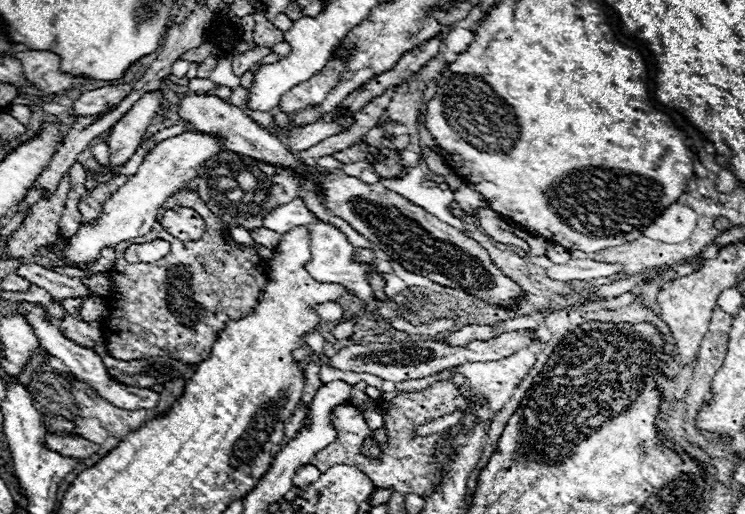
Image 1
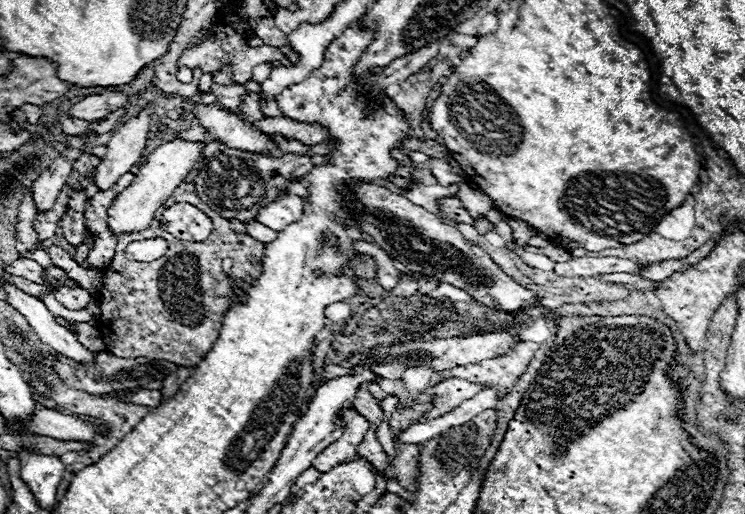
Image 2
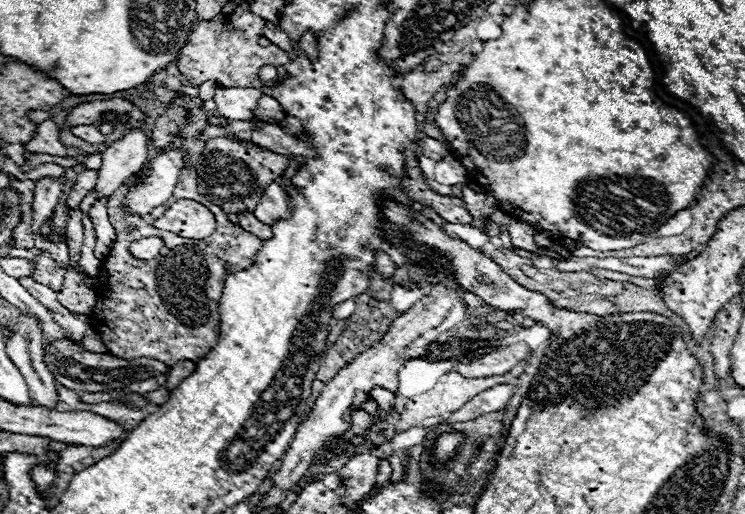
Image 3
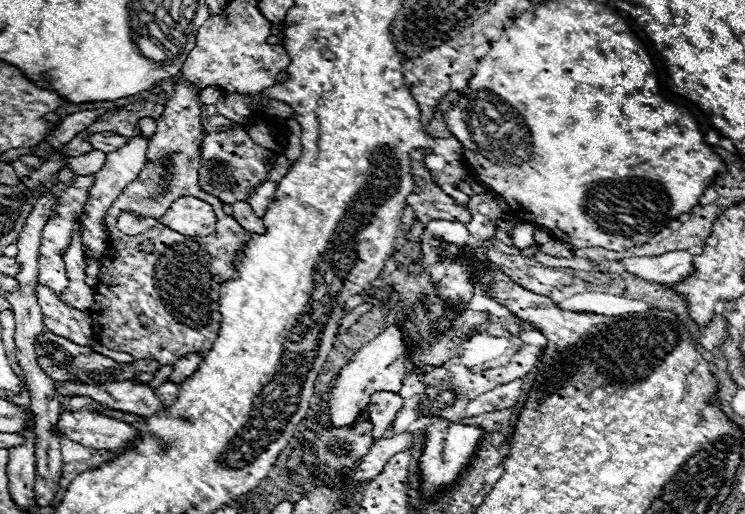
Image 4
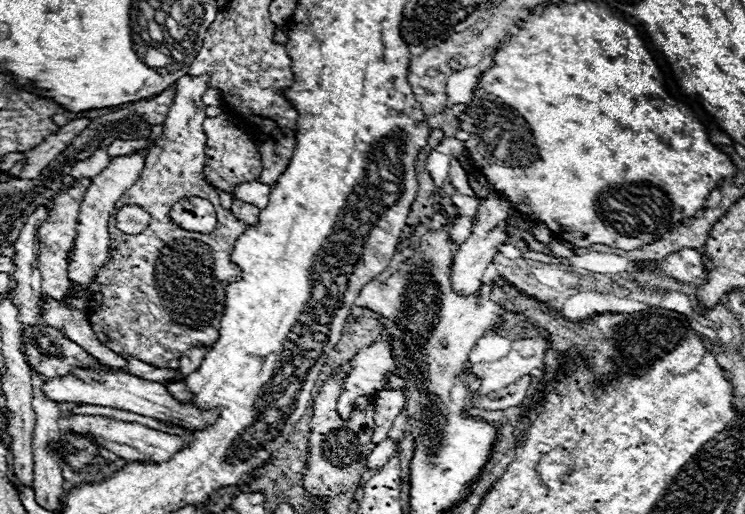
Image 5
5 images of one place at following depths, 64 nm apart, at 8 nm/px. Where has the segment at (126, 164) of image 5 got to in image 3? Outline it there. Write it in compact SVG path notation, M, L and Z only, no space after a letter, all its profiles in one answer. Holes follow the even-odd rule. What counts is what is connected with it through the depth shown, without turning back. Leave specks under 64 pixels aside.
M134 128L102 152L102 166L94 186L96 200L108 200L126 178L136 176L144 168L148 162L148 142L148 136Z

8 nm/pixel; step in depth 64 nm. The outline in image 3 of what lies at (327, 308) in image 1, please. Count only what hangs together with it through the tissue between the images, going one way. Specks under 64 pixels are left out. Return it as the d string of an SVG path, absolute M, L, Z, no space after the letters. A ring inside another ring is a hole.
M346 300L344 304L338 304L332 312L334 312L334 318L340 320L340 318L348 318L354 312L354 308L356 308L356 302L354 300Z

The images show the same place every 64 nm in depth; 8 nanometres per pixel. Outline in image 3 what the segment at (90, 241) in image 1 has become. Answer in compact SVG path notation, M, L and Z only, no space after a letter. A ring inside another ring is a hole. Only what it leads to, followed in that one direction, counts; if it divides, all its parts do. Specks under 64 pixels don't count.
M168 148L168 150L162 150L154 160L150 160L146 164L146 168L150 170L150 176L146 178L146 182L140 188L132 190L126 196L132 212L146 214L154 206L158 206L170 198L170 194L176 186L180 168L184 166L184 158L186 158L184 150Z

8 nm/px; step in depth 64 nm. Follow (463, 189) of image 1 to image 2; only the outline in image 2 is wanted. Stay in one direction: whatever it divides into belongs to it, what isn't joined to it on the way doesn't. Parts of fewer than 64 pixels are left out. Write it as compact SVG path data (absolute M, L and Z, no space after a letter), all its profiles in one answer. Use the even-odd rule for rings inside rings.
M466 182L460 184L460 190L458 190L456 198L460 198L462 206L470 212L470 216L472 216L474 220L480 220L480 216L482 216L484 212L488 212L488 210L494 208L492 198L484 196L480 190L474 190L474 188L472 188L470 184L466 184Z

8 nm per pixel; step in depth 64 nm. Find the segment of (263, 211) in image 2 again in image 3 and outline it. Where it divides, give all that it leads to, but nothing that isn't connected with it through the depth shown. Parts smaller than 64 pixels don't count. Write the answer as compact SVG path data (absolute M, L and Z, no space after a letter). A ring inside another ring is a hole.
M272 182L268 184L268 188L264 190L264 196L260 196L260 204L254 210L254 216L264 222L264 224L272 224L276 218L286 218L290 216L290 208L286 202L286 192L282 190L280 184Z

